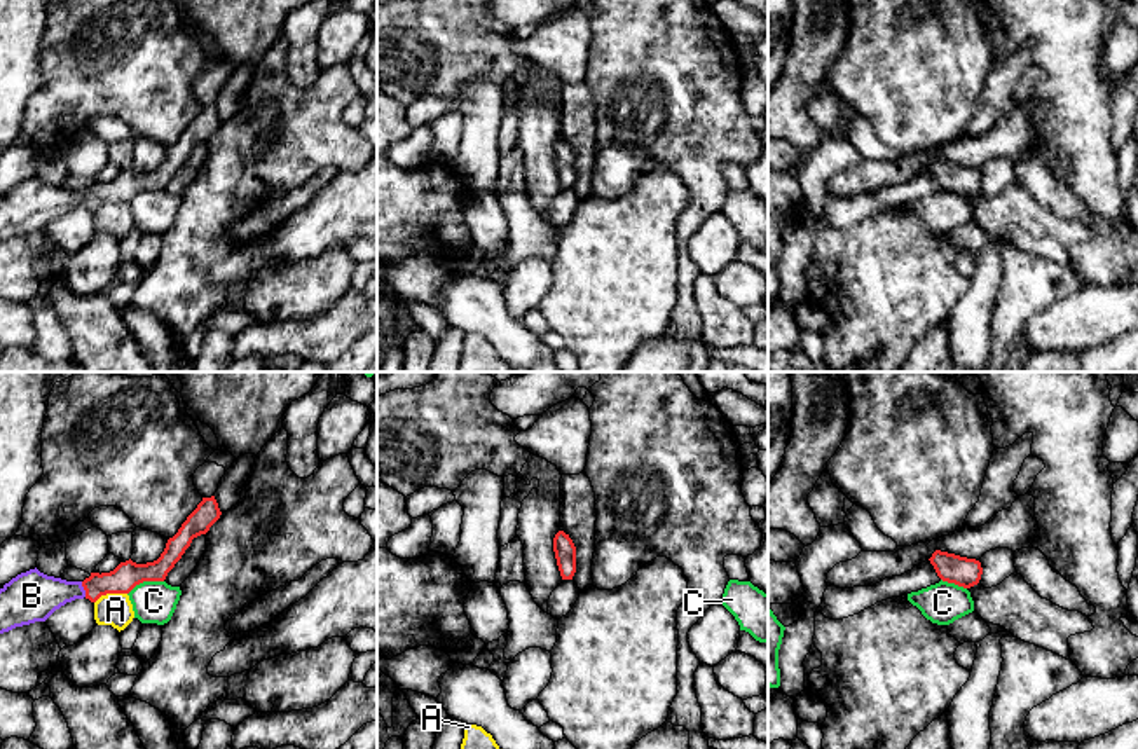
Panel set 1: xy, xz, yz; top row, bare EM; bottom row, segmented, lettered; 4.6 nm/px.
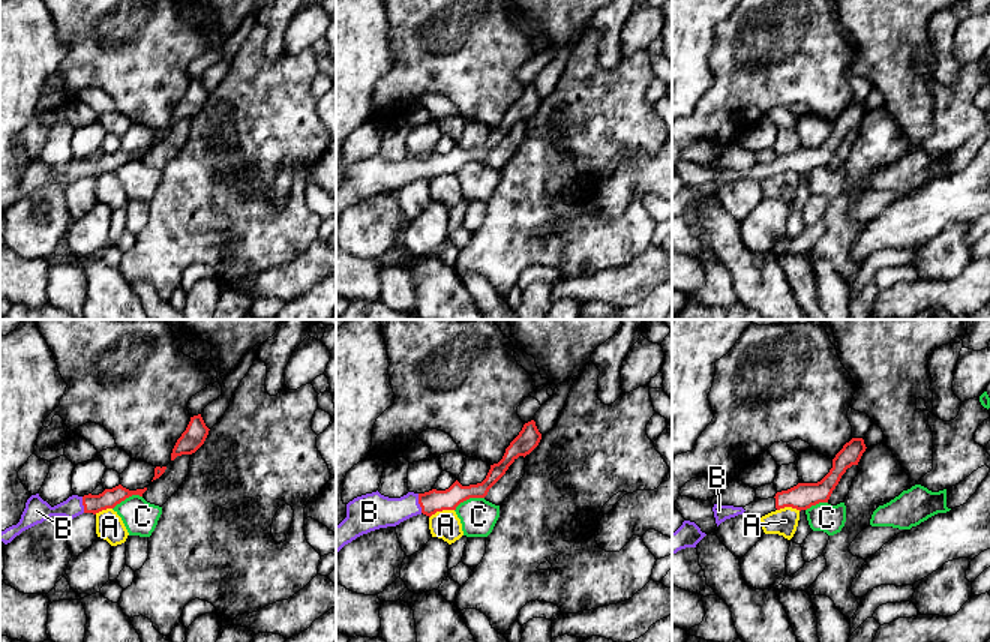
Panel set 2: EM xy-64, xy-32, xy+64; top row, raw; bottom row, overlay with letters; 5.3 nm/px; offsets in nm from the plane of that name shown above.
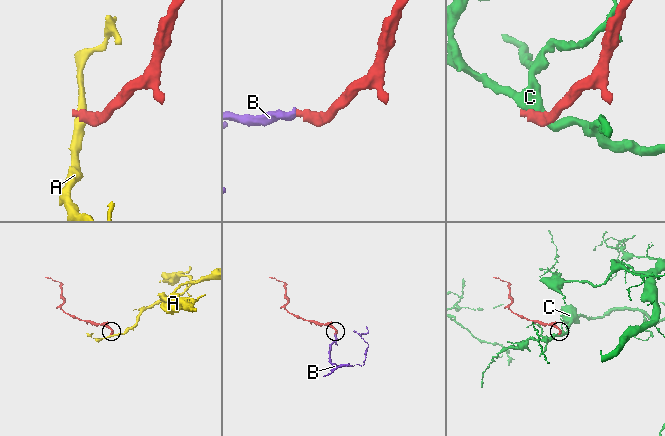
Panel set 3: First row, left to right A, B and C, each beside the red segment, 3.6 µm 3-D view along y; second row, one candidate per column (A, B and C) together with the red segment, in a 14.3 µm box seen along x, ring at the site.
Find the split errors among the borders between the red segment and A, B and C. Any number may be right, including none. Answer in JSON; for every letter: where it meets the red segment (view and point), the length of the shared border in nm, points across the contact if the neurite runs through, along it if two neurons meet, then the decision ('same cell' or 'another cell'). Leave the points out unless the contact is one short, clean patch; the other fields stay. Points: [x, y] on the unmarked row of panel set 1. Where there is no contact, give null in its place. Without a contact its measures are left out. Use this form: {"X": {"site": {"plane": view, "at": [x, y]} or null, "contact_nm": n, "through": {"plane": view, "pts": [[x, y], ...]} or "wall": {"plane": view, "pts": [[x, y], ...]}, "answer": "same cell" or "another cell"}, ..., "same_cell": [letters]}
{"A": {"site": {"plane": "xy", "at": [110, 201]}, "contact_nm": 160, "wall": {"plane": "xy", "pts": [[126, 201], [107, 201], [95, 212]]}, "answer": "another cell"}, "B": {"site": {"plane": "xy", "at": [84, 198]}, "contact_nm": 80, "through": {"plane": "xy", "pts": [[126, 184], [117, 191], [84, 198], [32, 205]]}, "answer": "same cell"}, "C": {"site": {"plane": "xy", "at": [145, 189]}, "contact_nm": 180, "wall": {"plane": "xy", "pts": [[163, 189], [143, 189], [128, 203]]}, "answer": "another cell"}, "same_cell": ["B"]}

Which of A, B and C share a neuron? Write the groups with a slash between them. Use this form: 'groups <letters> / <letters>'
groups A / B / C

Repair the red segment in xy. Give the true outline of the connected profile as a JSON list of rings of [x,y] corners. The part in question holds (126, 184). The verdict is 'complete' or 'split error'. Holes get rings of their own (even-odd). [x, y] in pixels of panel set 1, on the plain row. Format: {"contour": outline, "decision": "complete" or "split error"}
{"contour": [[[215,105],[202,107],[154,171],[136,173],[129,168],[110,182],[91,182],[84,190],[47,185],[37,176],[17,183],[0,197],[0,243],[45,230],[56,218],[75,208],[86,206],[96,211],[106,203],[129,203],[143,190],[164,190],[192,148],[206,143],[220,124]]], "decision": "split error"}

